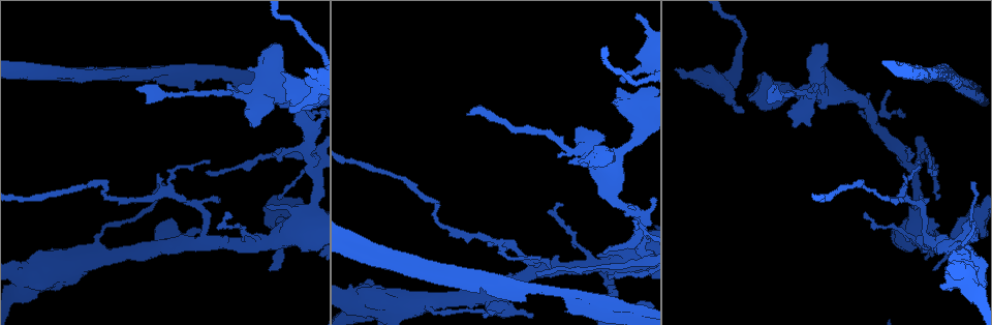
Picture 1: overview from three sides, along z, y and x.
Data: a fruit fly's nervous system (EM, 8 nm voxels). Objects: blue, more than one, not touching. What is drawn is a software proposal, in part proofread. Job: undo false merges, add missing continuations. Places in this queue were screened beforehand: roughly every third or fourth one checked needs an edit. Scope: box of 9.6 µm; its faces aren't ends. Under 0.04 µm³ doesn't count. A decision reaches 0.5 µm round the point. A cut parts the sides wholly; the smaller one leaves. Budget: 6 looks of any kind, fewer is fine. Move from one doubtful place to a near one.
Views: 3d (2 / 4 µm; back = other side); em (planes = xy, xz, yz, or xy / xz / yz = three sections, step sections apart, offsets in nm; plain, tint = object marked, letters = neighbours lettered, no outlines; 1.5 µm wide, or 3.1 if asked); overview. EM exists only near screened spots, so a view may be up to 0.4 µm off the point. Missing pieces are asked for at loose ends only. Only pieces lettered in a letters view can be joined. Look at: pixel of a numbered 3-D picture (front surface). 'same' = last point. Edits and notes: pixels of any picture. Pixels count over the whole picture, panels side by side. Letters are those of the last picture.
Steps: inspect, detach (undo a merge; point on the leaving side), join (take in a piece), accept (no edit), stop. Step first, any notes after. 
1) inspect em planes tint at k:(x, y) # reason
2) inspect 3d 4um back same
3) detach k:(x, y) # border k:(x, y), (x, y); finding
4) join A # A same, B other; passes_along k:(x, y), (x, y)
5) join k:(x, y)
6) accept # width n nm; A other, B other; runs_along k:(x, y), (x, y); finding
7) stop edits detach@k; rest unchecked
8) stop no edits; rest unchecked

inspect 3d 4um at 1:(609, 279)

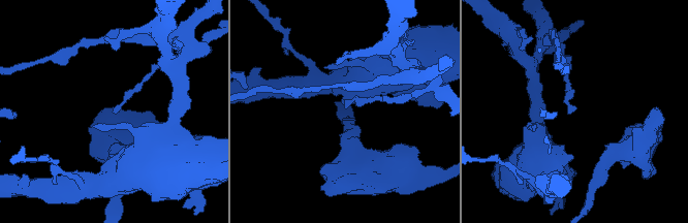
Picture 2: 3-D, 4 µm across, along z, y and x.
inspect em planes tint at 2:(345, 106)

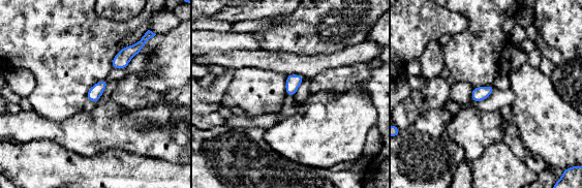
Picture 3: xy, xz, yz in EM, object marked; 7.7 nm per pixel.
inspect em planes letters same

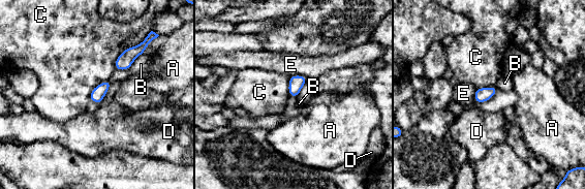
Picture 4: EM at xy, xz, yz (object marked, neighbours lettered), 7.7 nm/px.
accept # A other, B other, C other, D other, E other; no lettered piece goes on from it

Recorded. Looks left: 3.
inspect em xz step 4 tint at 1:(218, 201)

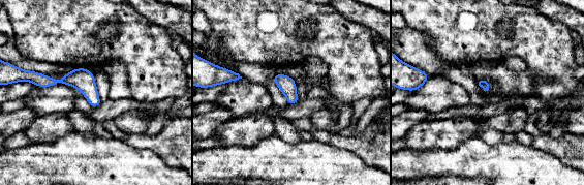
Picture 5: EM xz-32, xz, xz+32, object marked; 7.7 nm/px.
inspect em planes letters same

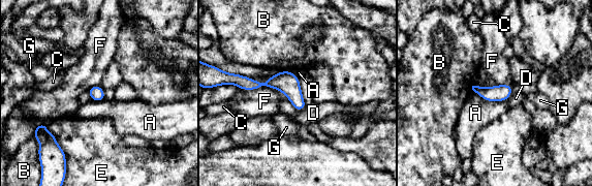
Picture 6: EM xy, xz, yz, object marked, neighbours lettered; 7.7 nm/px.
accept # longest_contact E 320 nm; A other, B other, C other, D other, E other, F other, G other; none of them fits

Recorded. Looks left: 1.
inspect em planes letters at 1:(600, 274) # branch stops here

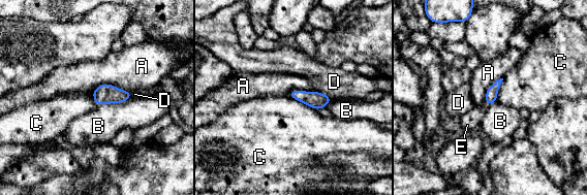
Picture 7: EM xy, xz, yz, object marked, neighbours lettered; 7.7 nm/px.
join E # A other, B other, C other, D other, E same; passes_along 7:(491, 94), (486, 102), (472, 119); the neuron continues

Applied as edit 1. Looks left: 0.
stop edits join@7; rest unchecked

